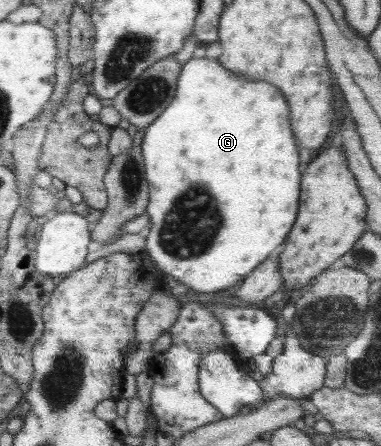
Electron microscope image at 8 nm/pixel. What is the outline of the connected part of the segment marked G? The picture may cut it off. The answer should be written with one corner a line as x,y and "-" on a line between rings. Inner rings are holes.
191,57
184,65
177,78
175,96
169,106
145,130
143,143
140,146
144,159
145,178
149,186
149,203
146,213
151,220
150,228
146,231
146,252
155,267
163,274
173,277
183,283
192,292
221,292
247,277
259,264
262,264
277,246
284,244
285,238
291,231
299,210
301,174
299,173
299,148
295,145
289,125
289,106
285,104
283,94
275,90
275,86
267,86
265,82
247,82
235,78
227,70
219,66
213,58

